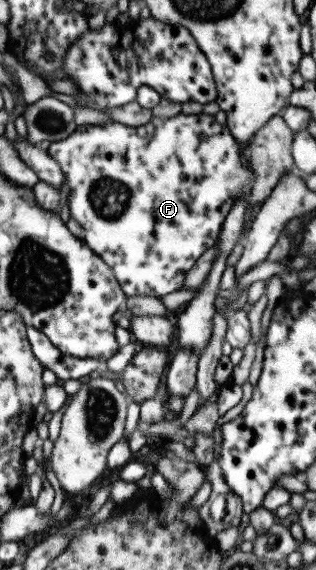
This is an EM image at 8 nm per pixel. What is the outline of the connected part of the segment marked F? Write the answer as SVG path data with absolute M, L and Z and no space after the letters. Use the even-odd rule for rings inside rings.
M204 111L199 114L180 112L171 118L152 116L146 125L138 127L130 127L112 119L99 125L79 125L74 130L74 133L66 136L66 139L51 142L47 152L61 165L61 170L68 180L70 187L68 204L71 217L76 219L84 229L84 242L88 244L91 251L100 256L100 259L112 269L115 279L127 297L156 296L160 298L174 291L179 291L184 286L184 275L188 274L188 271L196 264L199 257L204 254L204 251L208 251L221 237L223 223L234 202L241 195L243 197L251 195L252 182L255 178L251 163L247 156L243 154L241 145L232 135L229 127L216 122L215 116Z

